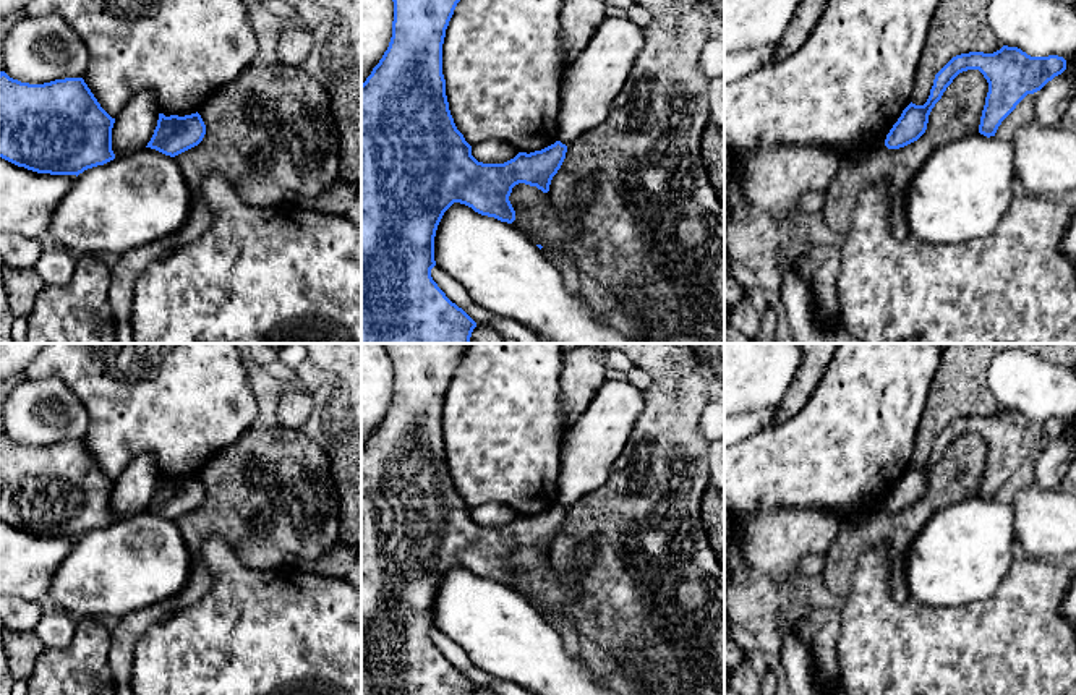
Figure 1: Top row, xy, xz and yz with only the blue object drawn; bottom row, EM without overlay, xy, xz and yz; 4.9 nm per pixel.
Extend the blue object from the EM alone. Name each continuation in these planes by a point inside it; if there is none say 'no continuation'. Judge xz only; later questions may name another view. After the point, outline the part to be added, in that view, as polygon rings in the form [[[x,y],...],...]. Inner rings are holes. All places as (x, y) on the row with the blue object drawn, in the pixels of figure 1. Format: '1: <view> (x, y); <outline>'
no continuation

